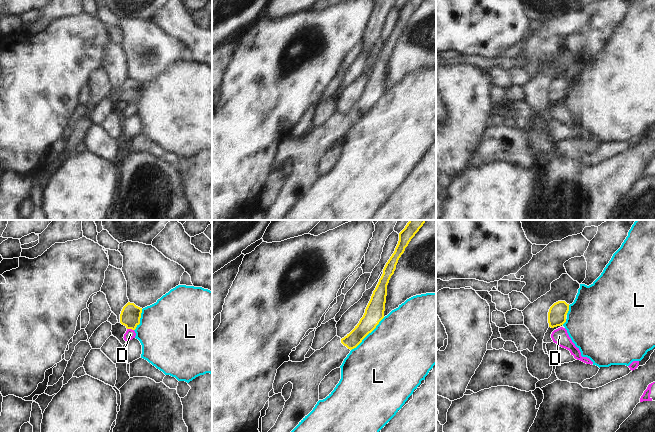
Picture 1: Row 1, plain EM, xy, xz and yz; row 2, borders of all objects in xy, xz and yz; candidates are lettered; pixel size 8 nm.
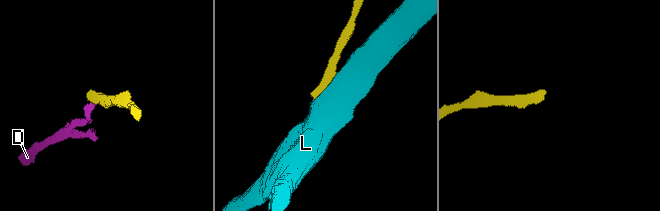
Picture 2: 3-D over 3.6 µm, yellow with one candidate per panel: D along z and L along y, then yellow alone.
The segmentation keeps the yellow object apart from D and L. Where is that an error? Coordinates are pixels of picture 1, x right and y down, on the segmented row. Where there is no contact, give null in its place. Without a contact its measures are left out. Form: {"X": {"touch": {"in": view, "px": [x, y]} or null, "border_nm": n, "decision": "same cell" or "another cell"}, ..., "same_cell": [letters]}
{"D": {"touch": {"in": "xy", "px": [130, 328]}, "border_nm": 60, "decision": "another cell"}, "L": {"touch": {"in": "xz", "px": [368, 333]}, "border_nm": 380, "decision": "another cell"}, "same_cell": []}

